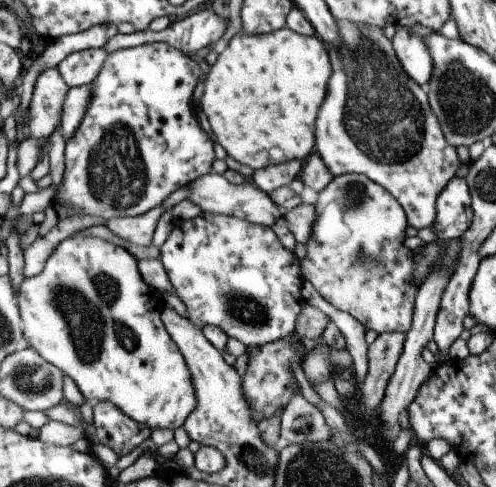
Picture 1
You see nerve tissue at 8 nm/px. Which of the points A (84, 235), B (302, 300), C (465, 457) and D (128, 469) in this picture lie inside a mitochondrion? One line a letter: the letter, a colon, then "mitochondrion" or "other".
A: other
B: other
C: other
D: other

